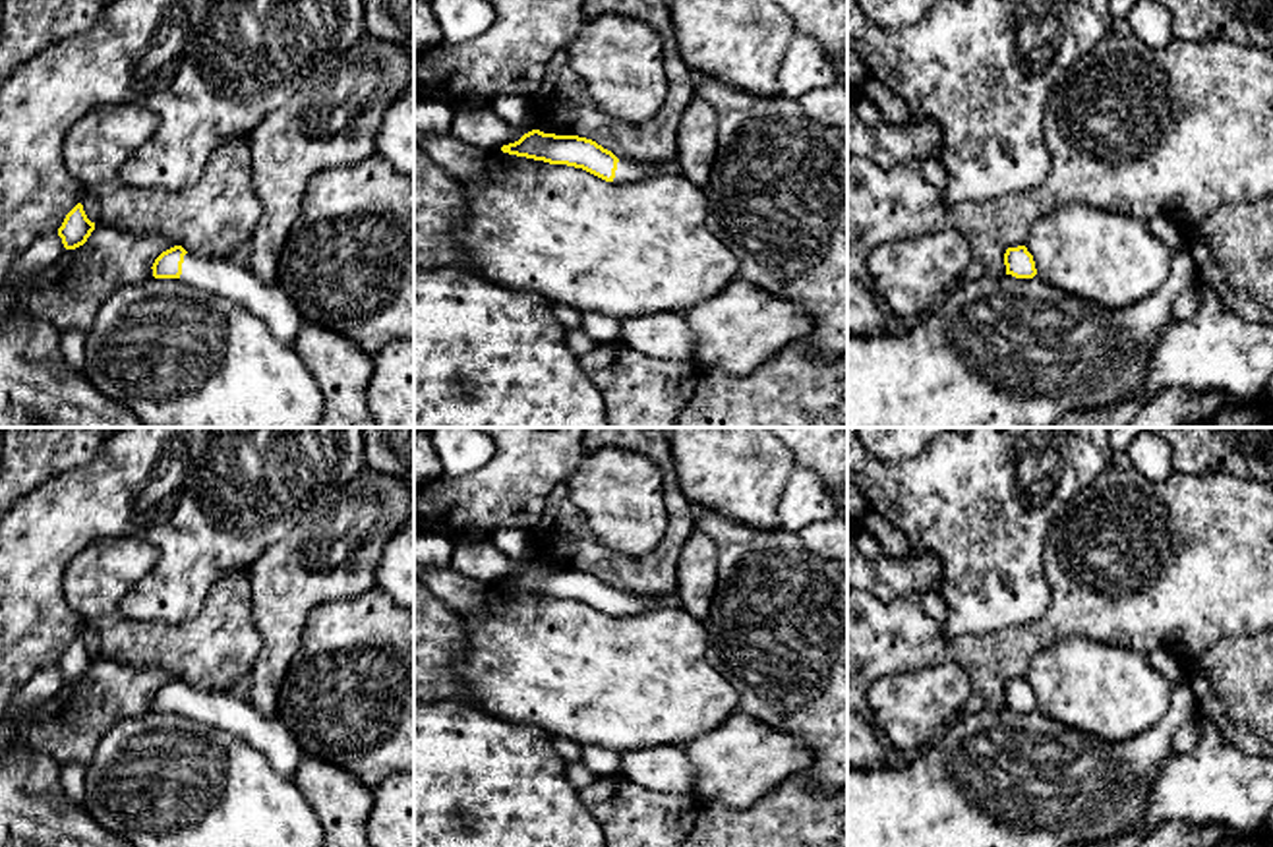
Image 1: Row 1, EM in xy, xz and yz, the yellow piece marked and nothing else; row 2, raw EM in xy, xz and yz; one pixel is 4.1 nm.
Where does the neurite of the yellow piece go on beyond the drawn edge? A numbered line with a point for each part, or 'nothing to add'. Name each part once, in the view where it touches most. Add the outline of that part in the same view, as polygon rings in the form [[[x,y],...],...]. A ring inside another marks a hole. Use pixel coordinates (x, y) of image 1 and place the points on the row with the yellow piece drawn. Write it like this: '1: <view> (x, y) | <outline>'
1: xy (229, 277) | [[[186,253],[180,280],[244,306],[284,344],[292,344],[306,323],[277,282],[263,282],[248,269],[246,257],[207,259]]]

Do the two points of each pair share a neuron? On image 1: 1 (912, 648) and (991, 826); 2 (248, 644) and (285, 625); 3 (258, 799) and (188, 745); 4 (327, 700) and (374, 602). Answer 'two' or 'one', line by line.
1: two
2: two
3: one
4: one

